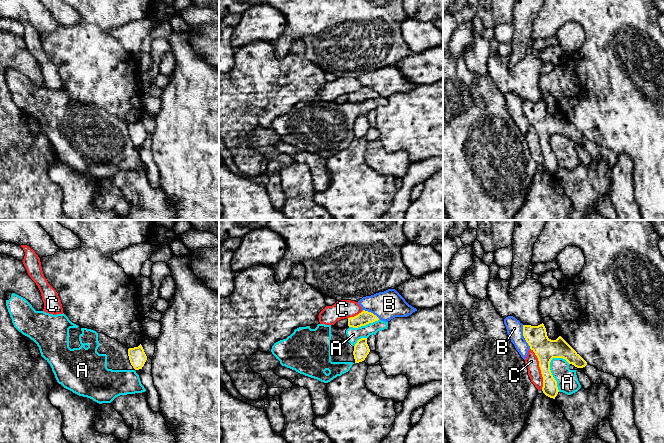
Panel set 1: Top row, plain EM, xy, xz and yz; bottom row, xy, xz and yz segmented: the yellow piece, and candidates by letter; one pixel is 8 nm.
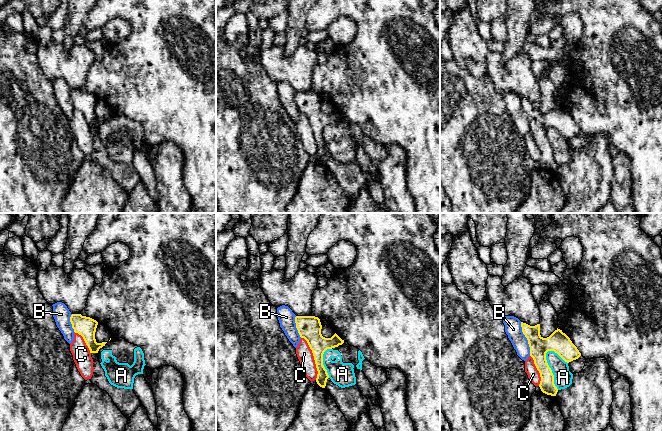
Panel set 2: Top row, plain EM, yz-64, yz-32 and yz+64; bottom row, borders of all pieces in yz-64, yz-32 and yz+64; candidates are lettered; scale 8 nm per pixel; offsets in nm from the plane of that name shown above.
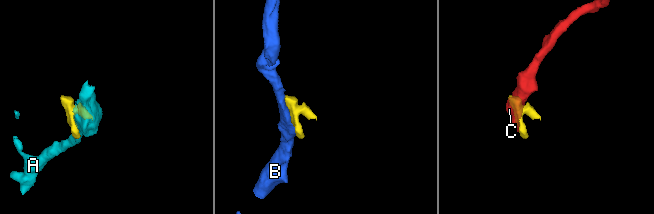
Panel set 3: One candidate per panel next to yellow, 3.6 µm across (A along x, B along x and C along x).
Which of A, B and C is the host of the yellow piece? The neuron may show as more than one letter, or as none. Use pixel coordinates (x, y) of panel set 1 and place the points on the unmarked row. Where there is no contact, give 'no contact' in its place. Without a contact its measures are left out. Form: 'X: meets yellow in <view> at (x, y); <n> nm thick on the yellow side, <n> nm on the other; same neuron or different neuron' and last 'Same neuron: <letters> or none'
A: meets yellow in yz at (551, 150); 180 nm thick on the yellow side, 180 nm on the other; different neuron
B: meets yellow in yz at (524, 113); 180 nm thick on the yellow side, 130 nm on the other; different neuron
C: meets yellow in yz at (540, 144); 180 nm thick on the yellow side, 110 nm on the other; different neuron
Same neuron: none

